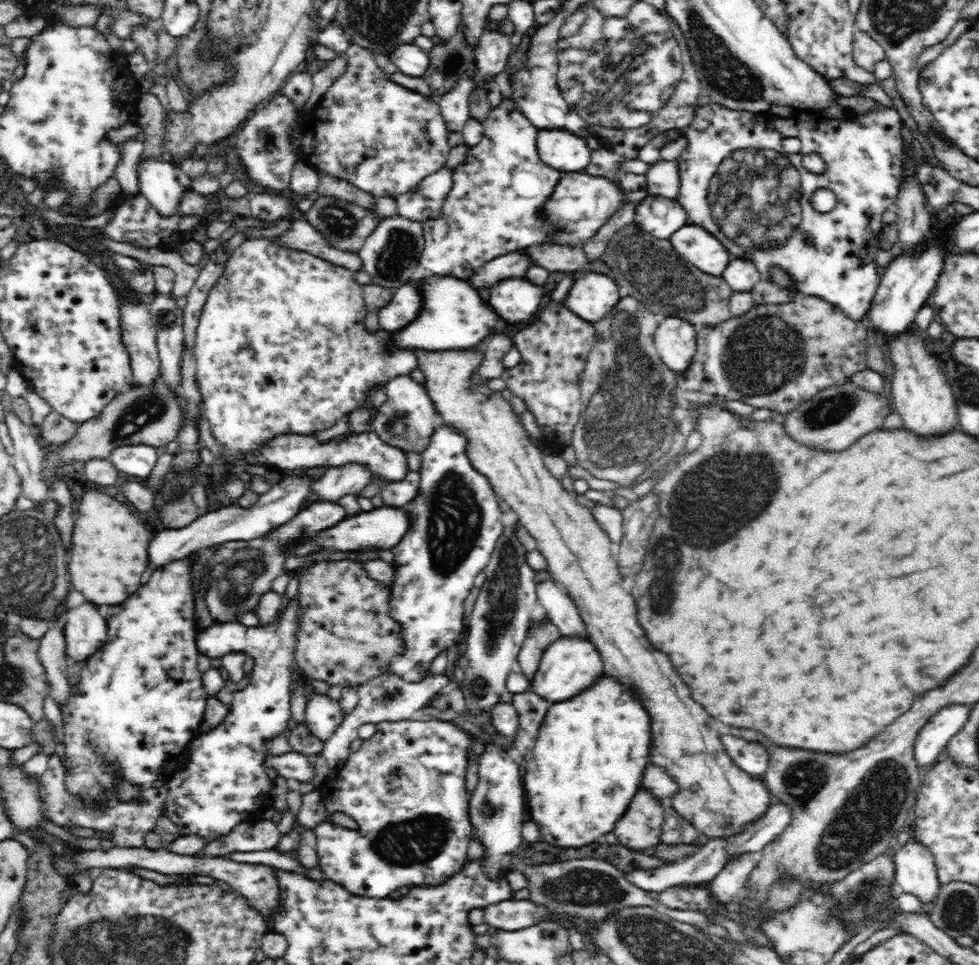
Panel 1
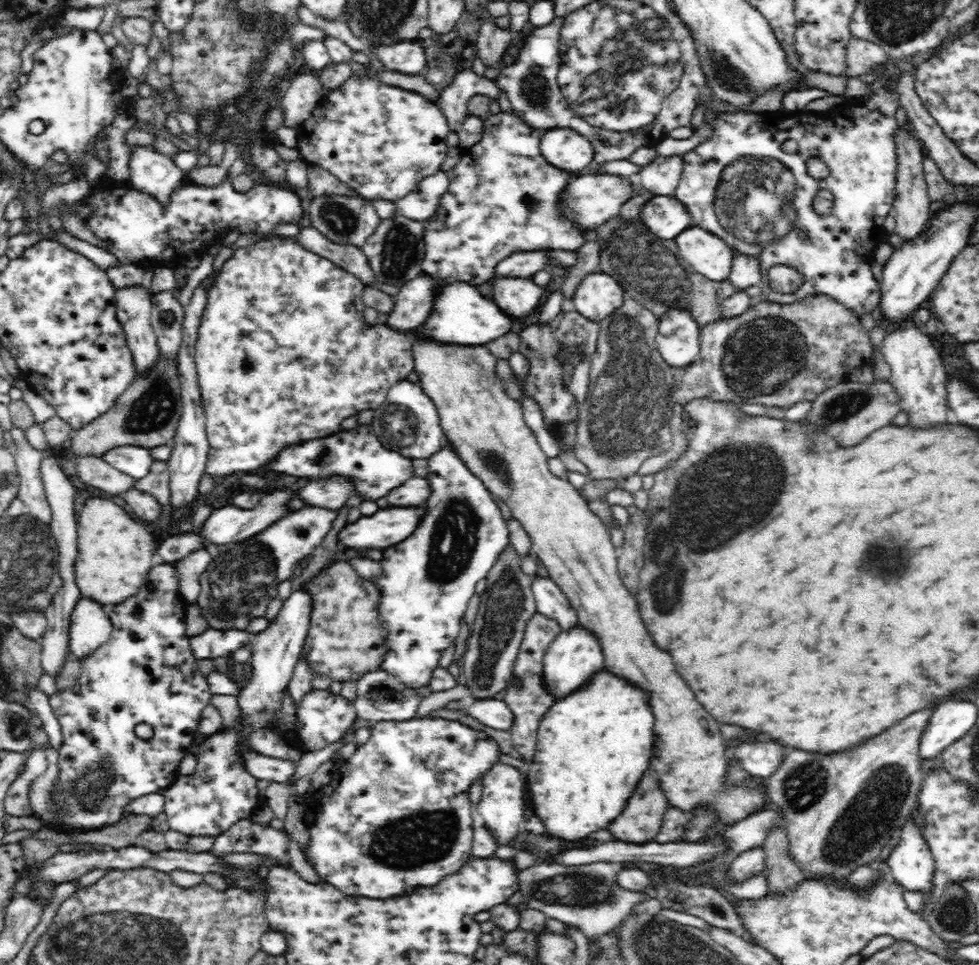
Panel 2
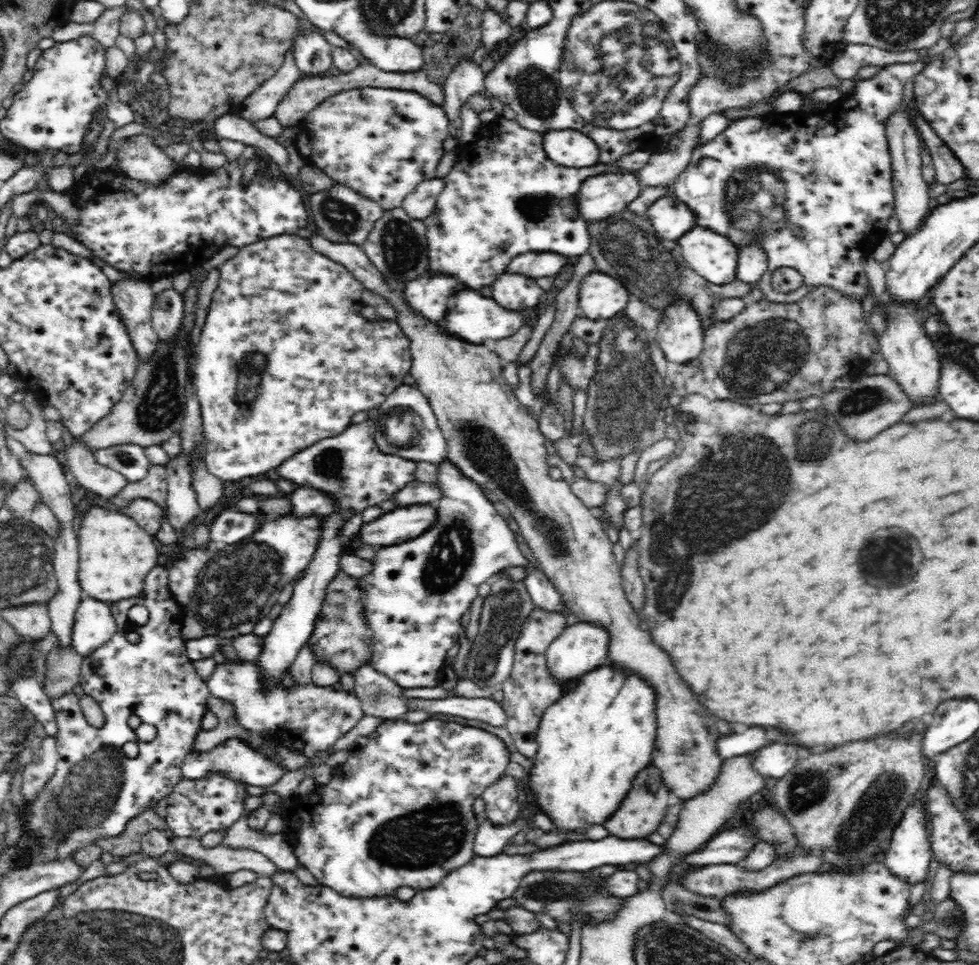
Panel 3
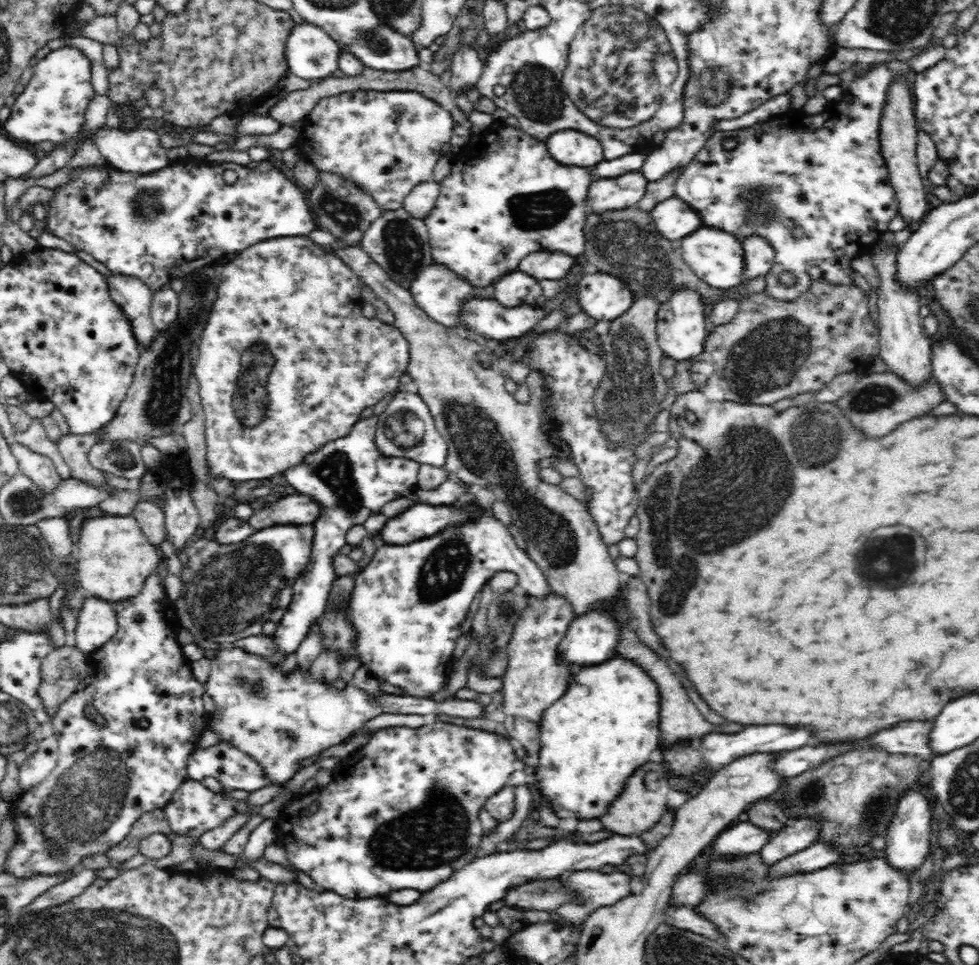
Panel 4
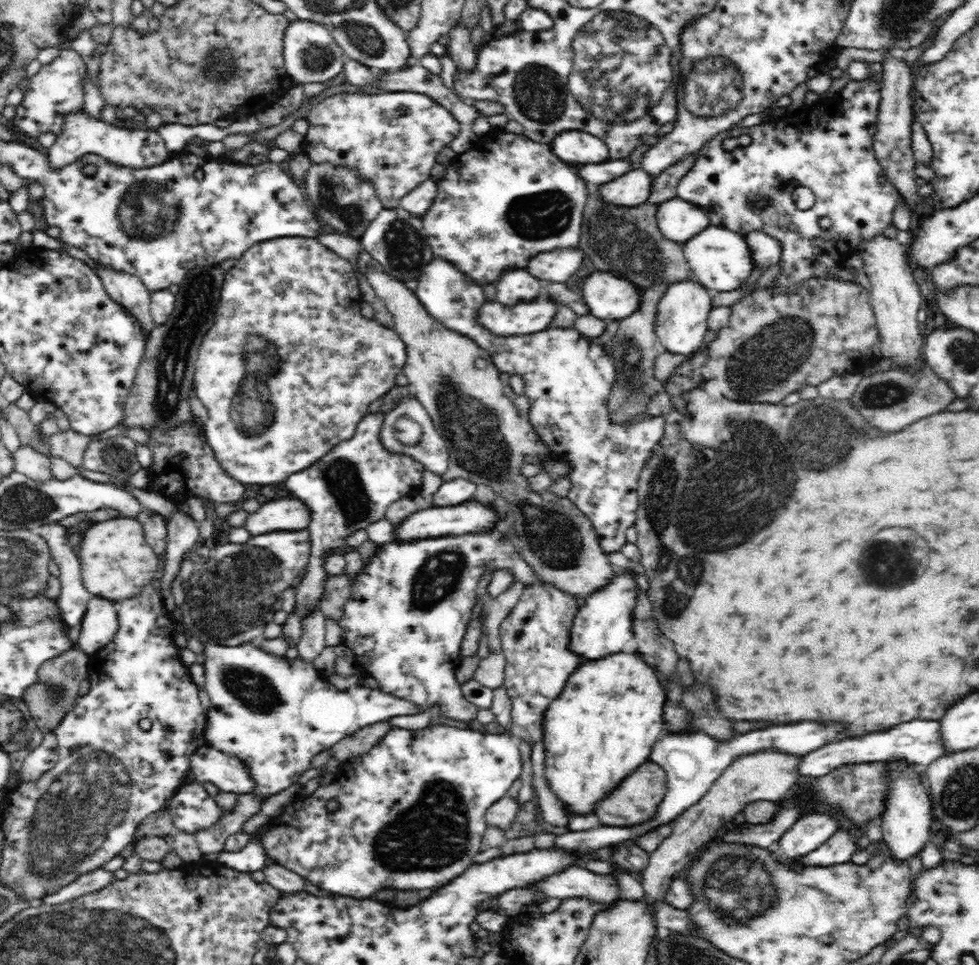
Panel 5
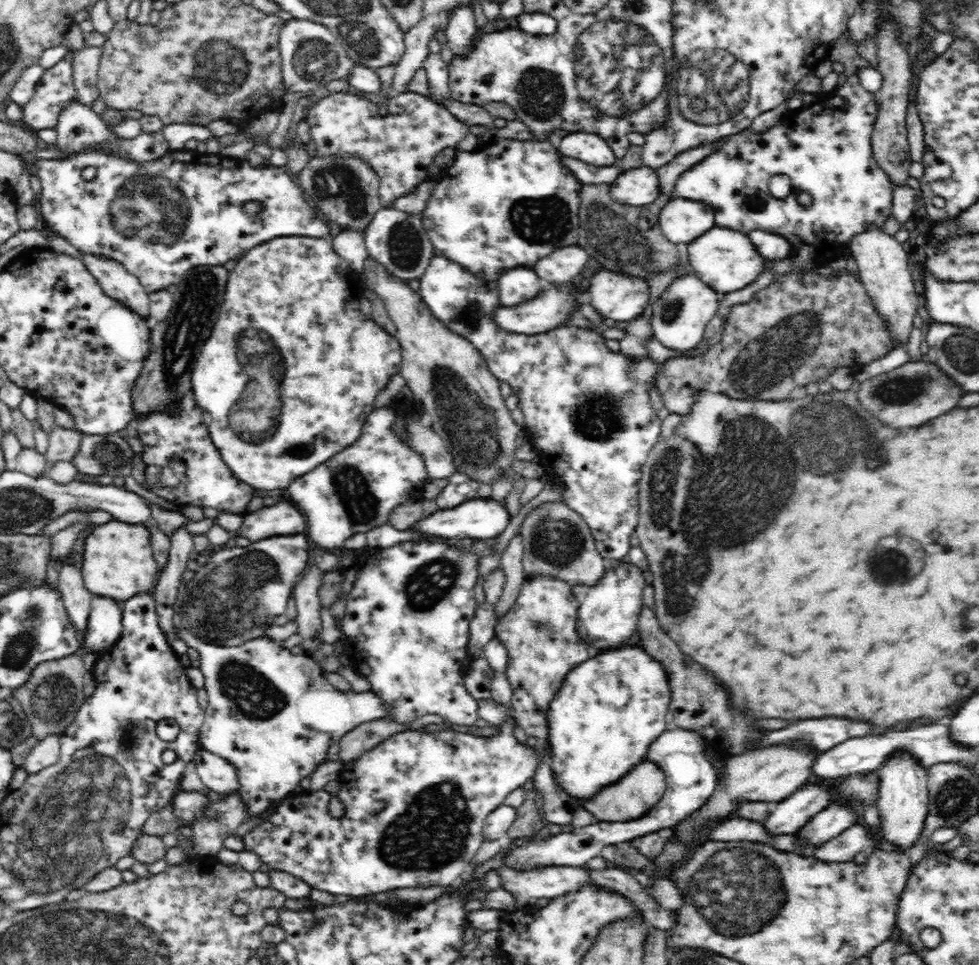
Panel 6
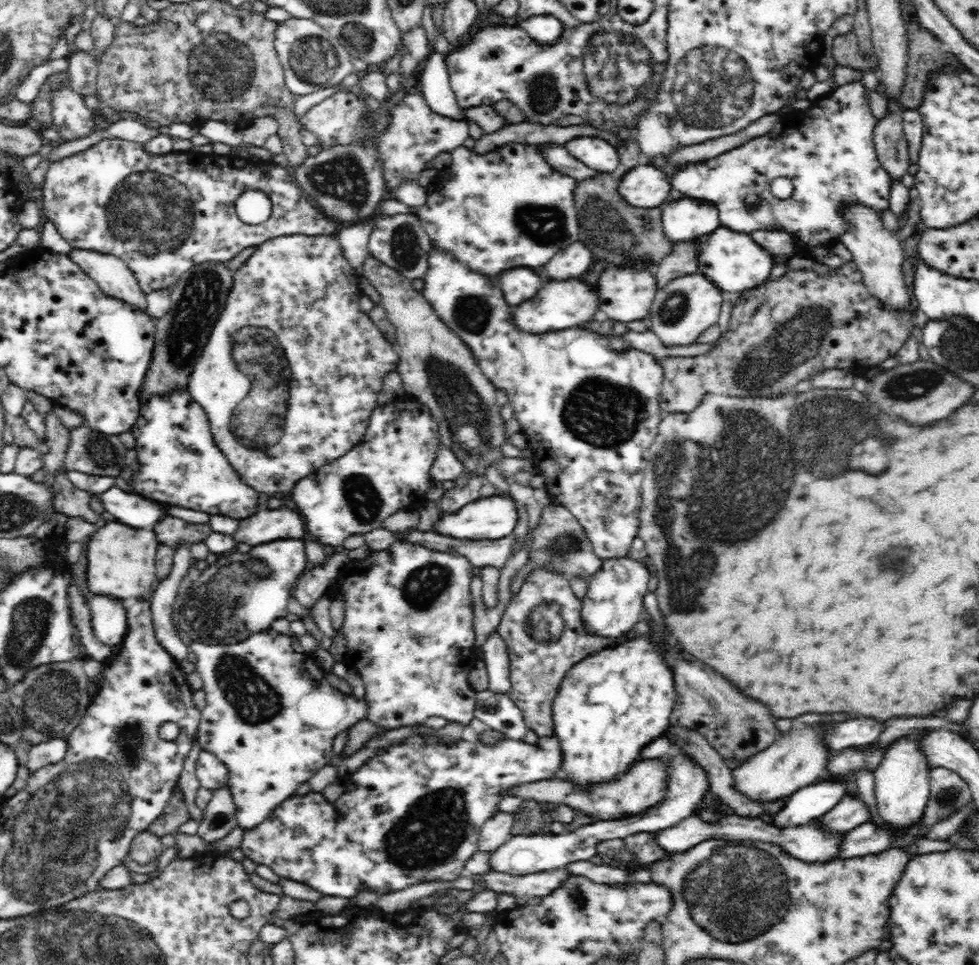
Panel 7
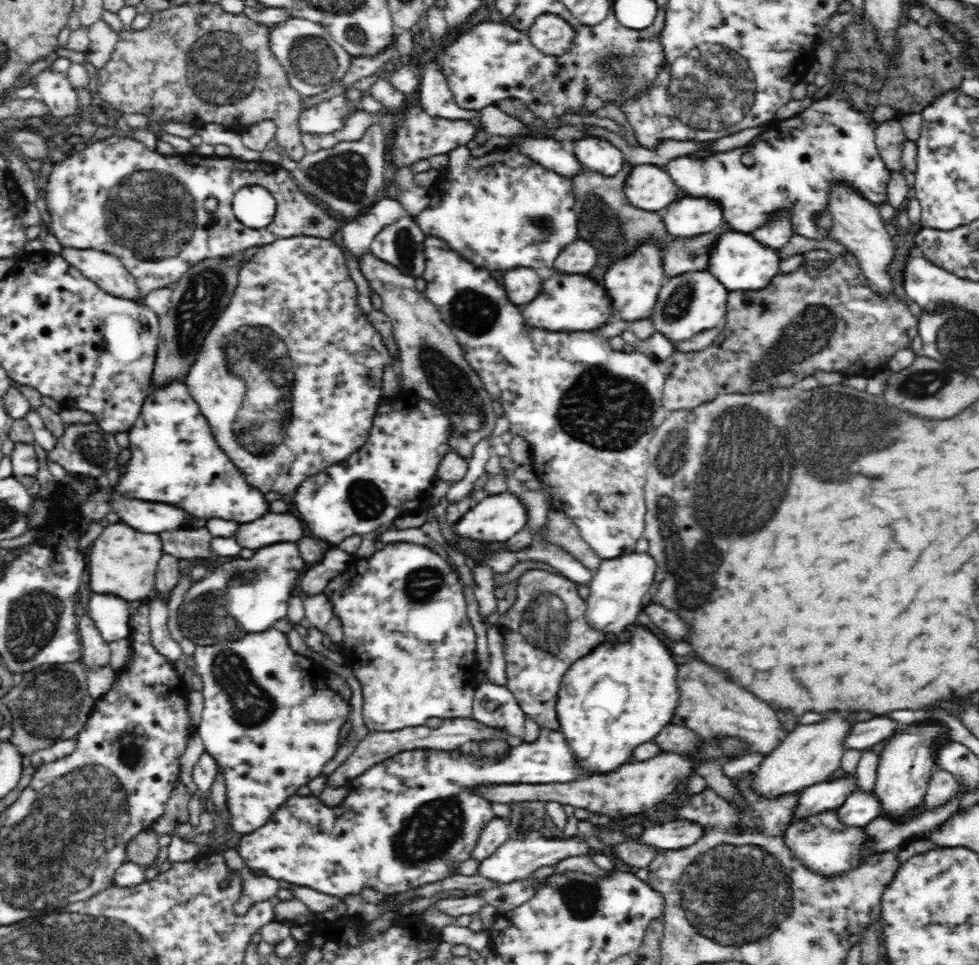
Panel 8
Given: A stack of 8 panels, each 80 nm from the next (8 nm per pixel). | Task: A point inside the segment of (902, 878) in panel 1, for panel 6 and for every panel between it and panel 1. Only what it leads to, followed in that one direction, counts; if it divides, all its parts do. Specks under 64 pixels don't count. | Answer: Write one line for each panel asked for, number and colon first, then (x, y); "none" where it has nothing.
2: (911, 863)
3: (908, 858)
4: (907, 845)
5: (905, 825)
6: (903, 798)

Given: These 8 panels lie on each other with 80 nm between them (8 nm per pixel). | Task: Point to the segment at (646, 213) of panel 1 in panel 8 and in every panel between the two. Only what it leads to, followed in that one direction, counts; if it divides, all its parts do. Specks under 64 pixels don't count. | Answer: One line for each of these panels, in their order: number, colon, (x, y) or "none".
2: (665, 216)
3: (671, 218)
4: (674, 219)
5: (678, 220)
6: (681, 220)
7: (682, 220)
8: (688, 217)

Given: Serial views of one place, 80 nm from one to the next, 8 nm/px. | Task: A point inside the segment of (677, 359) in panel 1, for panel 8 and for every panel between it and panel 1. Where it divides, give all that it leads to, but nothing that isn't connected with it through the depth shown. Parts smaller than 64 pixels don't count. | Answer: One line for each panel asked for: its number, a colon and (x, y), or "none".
2: (678, 336)
3: (680, 333)
4: (681, 328)
5: (681, 318)
6: (679, 316)
7: (682, 310)
8: (694, 301)

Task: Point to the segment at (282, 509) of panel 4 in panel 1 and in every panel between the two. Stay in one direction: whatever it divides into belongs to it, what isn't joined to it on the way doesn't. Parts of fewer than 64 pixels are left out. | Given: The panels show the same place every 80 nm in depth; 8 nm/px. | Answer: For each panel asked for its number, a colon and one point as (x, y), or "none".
1: (335, 483)
2: (332, 492)
3: (306, 501)

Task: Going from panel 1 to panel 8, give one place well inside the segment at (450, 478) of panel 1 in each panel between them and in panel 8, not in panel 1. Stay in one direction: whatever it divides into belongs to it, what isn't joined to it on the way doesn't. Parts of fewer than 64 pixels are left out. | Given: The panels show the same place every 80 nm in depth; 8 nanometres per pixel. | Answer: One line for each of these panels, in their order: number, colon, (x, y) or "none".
2: (427, 580)
3: (414, 597)
4: (408, 603)
5: (410, 606)
6: (406, 625)
7: (408, 617)
8: (408, 639)

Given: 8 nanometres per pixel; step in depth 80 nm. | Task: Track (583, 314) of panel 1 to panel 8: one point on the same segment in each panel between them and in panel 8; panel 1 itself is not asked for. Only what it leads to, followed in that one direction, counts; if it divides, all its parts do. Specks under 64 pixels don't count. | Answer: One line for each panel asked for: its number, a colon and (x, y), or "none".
2: (599, 295)
3: (601, 296)
4: (602, 297)
5: (609, 298)
6: (616, 297)
7: (624, 295)
8: (633, 284)

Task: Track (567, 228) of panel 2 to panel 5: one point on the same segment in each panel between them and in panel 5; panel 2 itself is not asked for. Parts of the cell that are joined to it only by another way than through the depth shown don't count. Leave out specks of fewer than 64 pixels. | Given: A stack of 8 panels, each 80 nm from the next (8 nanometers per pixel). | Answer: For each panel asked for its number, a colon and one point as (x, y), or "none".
3: (508, 198)
4: (514, 199)
5: (490, 215)

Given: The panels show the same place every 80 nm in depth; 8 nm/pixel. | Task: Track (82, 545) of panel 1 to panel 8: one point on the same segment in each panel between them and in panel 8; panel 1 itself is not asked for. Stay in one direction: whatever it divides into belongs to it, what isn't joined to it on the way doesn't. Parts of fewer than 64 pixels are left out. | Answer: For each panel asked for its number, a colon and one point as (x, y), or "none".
2: (129, 547)
3: (116, 554)
4: (114, 559)
5: (117, 562)
6: (118, 562)
7: (121, 562)
8: (124, 561)

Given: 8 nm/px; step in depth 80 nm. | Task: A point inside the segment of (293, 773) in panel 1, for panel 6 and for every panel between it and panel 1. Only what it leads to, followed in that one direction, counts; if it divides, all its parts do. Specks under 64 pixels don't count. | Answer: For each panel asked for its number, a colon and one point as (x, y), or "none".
2: (272, 769)
3: (233, 757)
4: (231, 767)
5: (229, 774)
6: (218, 774)

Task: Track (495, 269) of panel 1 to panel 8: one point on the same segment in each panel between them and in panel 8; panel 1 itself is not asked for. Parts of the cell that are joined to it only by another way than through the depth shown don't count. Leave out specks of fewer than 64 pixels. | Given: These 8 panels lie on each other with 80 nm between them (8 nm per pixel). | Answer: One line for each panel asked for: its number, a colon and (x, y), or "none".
2: (520, 264)
3: (534, 264)
4: (541, 265)
5: (558, 265)
6: (561, 266)
7: (576, 259)
8: (577, 258)

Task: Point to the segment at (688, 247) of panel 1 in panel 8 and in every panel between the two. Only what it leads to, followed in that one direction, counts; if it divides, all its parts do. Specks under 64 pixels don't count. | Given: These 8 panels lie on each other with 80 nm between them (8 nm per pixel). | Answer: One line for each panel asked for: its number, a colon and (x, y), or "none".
2: (707, 254)
3: (710, 255)
4: (717, 258)
5: (719, 259)
6: (724, 259)
7: (733, 262)
8: (740, 263)

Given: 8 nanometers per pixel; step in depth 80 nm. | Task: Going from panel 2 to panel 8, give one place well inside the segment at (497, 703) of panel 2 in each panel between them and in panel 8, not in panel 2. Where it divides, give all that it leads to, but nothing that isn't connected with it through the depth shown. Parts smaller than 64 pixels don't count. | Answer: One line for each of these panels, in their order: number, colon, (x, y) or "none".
3: (485, 709)
4: (279, 719)
5: (275, 715)
6: (272, 714)
7: (264, 718)
8: (262, 721)

